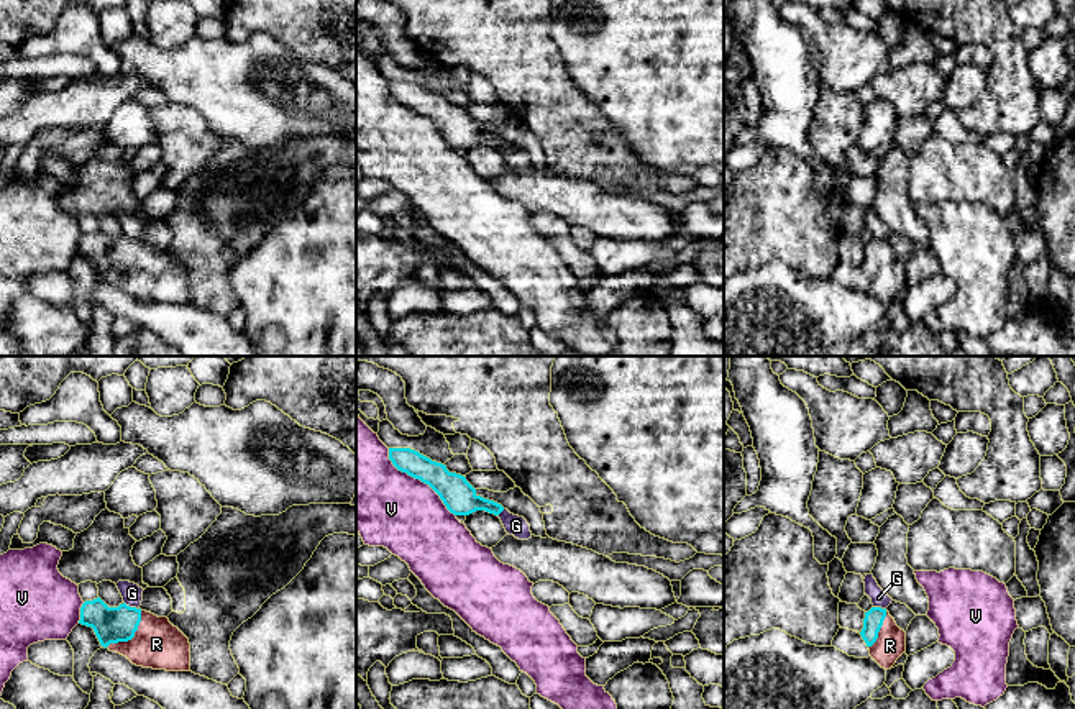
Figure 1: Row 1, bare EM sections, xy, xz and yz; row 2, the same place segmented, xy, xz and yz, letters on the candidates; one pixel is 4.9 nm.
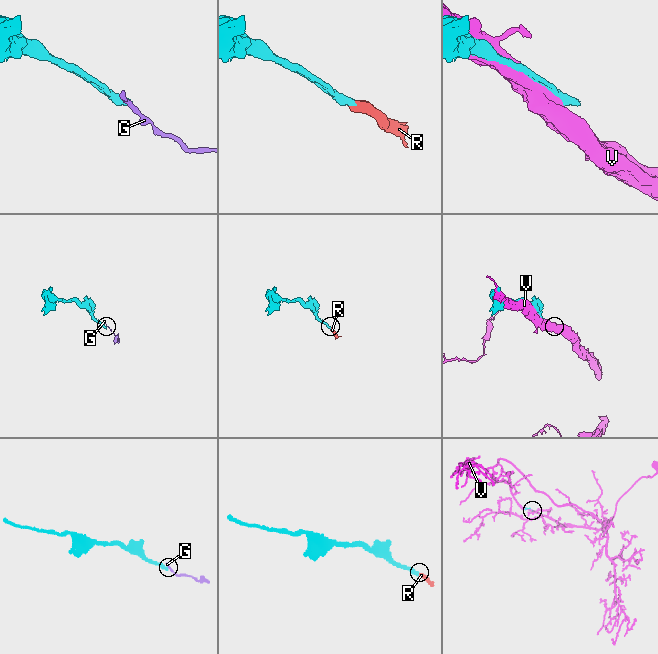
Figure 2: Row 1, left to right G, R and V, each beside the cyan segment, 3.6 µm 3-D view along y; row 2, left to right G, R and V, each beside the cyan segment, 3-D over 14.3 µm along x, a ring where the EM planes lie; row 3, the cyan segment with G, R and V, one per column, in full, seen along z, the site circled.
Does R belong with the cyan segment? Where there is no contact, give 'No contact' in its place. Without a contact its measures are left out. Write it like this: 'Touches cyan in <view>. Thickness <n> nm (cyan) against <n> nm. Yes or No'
Touches cyan in xy. Thickness 180 nm (cyan) against 240 nm. Yes

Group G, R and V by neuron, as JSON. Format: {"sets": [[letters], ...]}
{"sets": [["G"], ["R"], ["V"]]}

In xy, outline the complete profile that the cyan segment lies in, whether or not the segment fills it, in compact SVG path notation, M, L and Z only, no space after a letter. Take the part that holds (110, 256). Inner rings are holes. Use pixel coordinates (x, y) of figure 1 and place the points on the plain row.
M100 230L85 233L79 256L92 259L100 277L133 297L166 304L190 304L189 271L167 249L130 240L108 240Z

